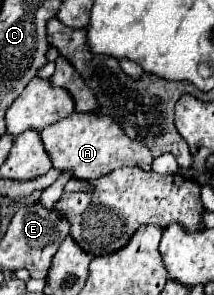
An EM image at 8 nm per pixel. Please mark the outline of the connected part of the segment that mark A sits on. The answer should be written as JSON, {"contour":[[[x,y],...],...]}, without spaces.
{"contour":[[[72,112],[70,116],[60,120],[60,124],[52,124],[52,128],[44,128],[44,132],[40,132],[40,138],[44,150],[52,160],[52,168],[60,172],[72,172],[72,178],[80,178],[80,180],[98,180],[104,174],[110,174],[112,170],[134,166],[136,162],[152,164],[154,160],[152,152],[144,144],[130,140],[124,134],[124,130],[104,114]]]}

